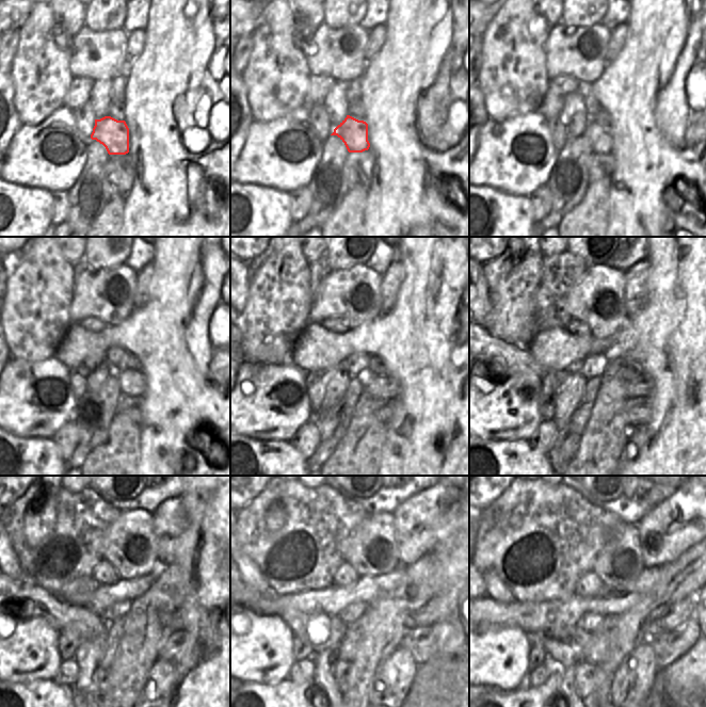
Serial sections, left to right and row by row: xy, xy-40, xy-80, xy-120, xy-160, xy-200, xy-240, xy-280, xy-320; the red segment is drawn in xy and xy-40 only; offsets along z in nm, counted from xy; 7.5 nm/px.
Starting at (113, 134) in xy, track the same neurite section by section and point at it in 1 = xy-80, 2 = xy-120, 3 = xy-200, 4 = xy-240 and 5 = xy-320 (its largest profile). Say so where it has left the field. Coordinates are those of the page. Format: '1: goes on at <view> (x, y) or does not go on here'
1: goes on at xy-80 (600, 141)
2: goes on at xy-120 (132, 383)
3: goes on at xy-200 (638, 384)
4: goes on at xy-240 (162, 595)
5: goes on at xy-320 (679, 612)

